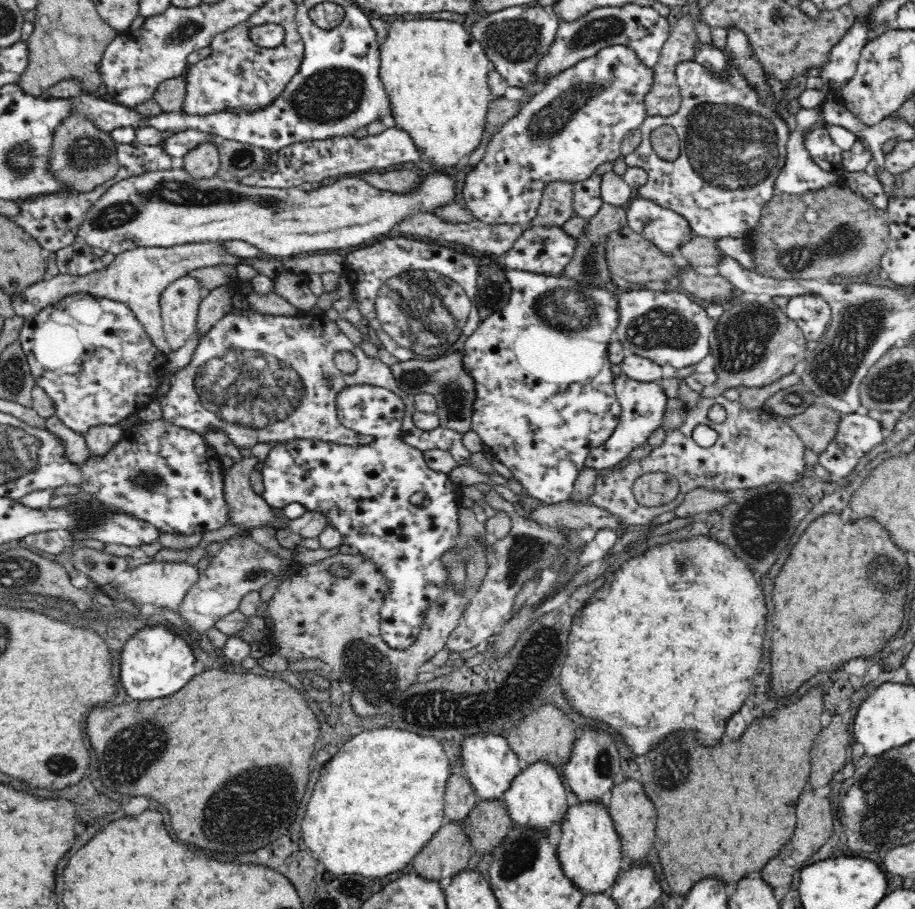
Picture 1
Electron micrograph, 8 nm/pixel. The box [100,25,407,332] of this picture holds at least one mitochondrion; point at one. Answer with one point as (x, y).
(330, 94)

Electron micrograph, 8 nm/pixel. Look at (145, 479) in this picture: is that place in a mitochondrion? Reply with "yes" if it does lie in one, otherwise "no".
yes

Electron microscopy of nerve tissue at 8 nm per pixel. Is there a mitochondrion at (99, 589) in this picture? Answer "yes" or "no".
no

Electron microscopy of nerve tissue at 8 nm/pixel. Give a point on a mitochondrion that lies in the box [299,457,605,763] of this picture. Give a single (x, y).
(505, 702)

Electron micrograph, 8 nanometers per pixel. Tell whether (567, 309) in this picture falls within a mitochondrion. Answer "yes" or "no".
yes

